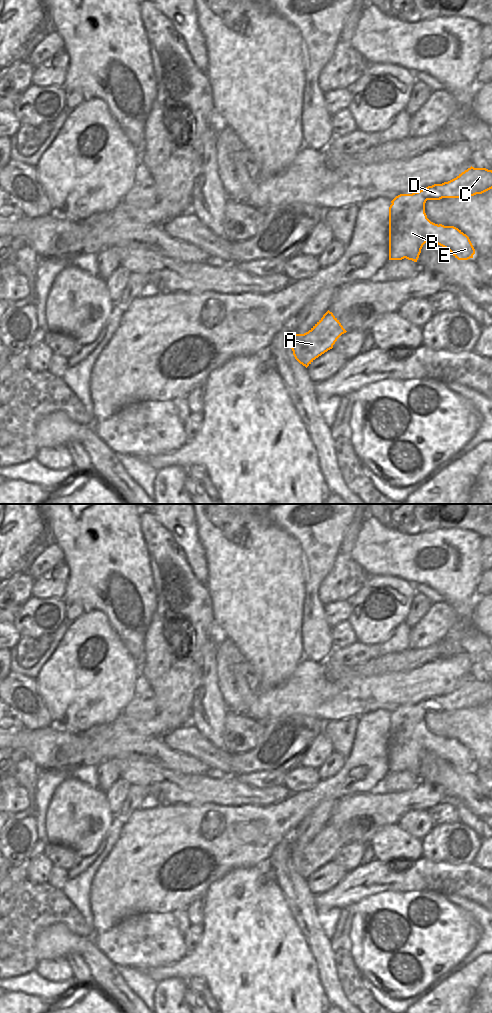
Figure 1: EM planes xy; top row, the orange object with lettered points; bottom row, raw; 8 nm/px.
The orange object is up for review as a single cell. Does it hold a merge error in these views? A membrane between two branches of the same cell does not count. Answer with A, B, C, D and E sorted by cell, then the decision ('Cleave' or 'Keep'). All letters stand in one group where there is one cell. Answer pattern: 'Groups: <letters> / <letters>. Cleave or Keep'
Groups: A B E / C D. Cleave.

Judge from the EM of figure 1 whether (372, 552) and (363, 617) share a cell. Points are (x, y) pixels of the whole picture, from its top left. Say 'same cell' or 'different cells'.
different cells

